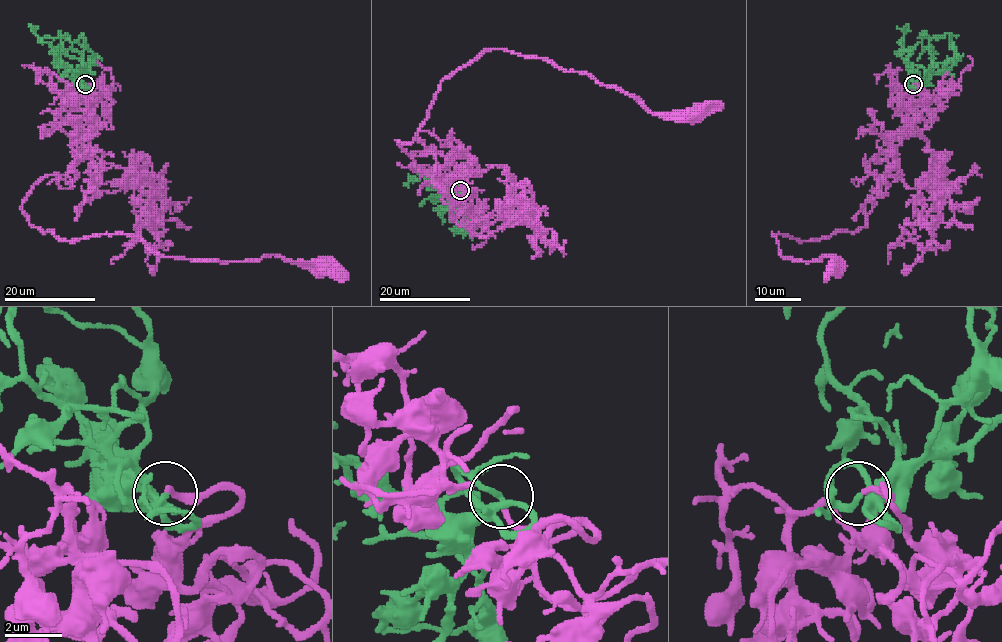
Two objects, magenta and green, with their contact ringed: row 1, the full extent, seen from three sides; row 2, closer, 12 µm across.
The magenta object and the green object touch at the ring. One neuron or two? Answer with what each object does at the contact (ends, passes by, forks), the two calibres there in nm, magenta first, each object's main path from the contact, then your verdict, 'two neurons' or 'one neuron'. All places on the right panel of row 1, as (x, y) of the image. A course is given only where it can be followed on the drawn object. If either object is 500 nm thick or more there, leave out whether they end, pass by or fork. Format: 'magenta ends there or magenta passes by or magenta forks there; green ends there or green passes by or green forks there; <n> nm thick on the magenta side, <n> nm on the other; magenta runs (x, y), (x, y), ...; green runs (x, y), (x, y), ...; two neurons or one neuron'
magenta ends there; green forks there; 180 nm thick on the magenta side, 240 nm on the other; magenta runs (913, 84), (913, 128), (942, 160), (913, 188), (877, 174), (863, 227), (772, 234), (782, 257), (837, 264); green runs (912, 84), (946, 67), (956, 50), (950, 44), (950, 35), (959, 35); one neuron

